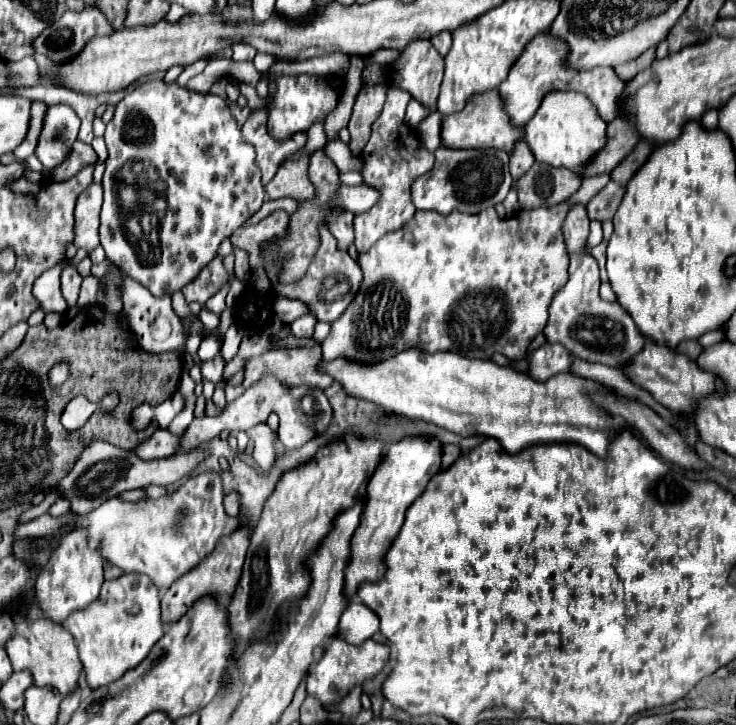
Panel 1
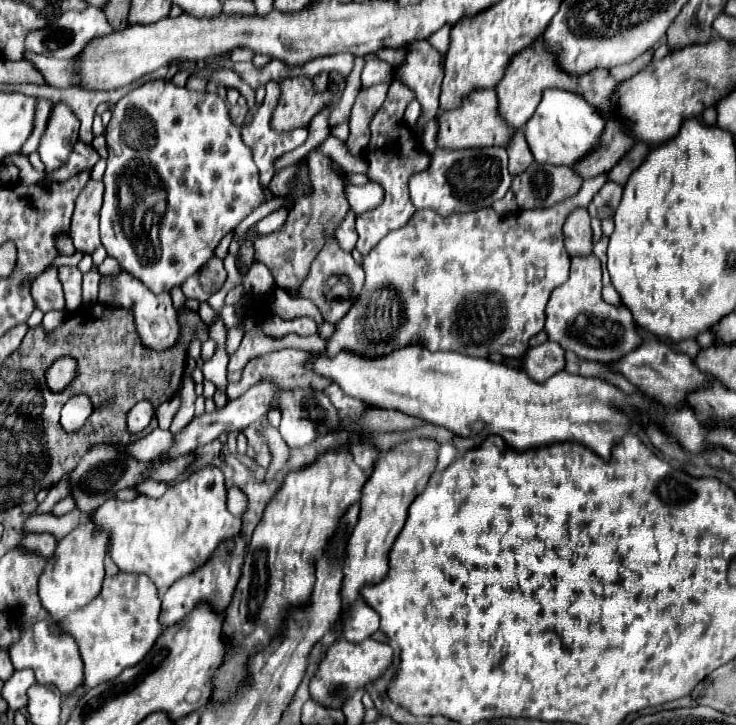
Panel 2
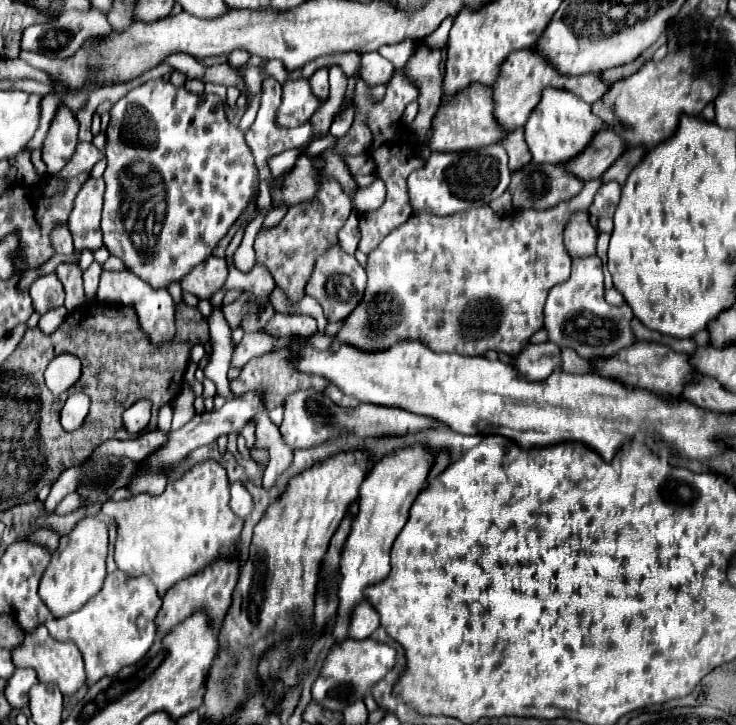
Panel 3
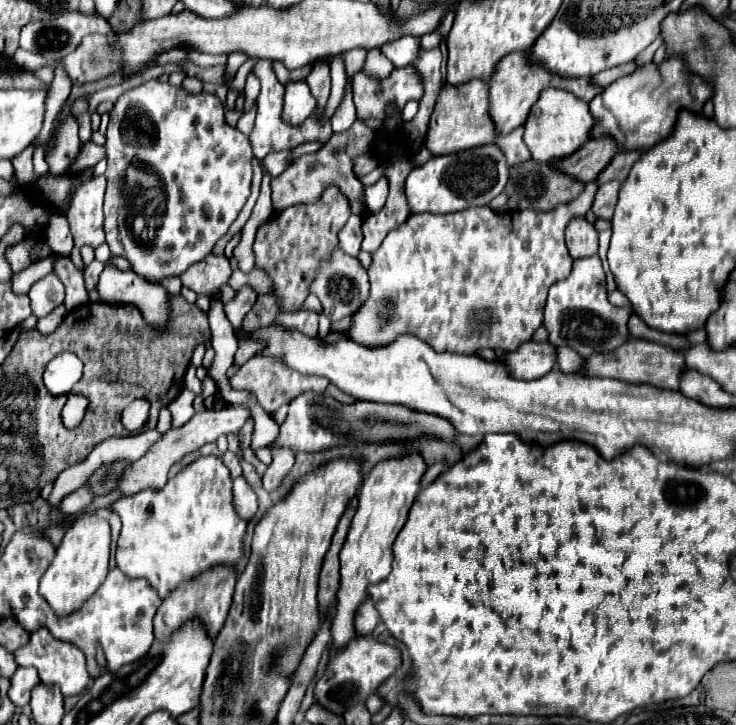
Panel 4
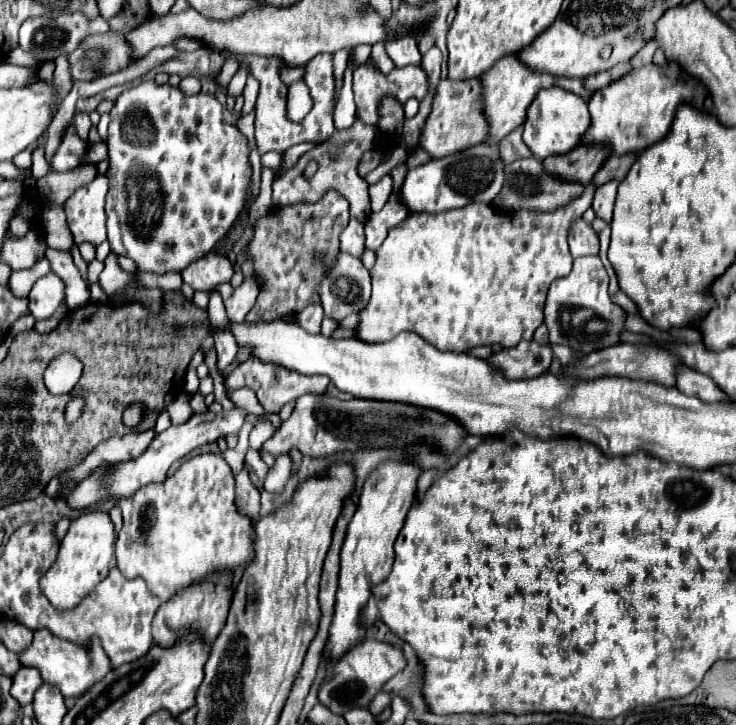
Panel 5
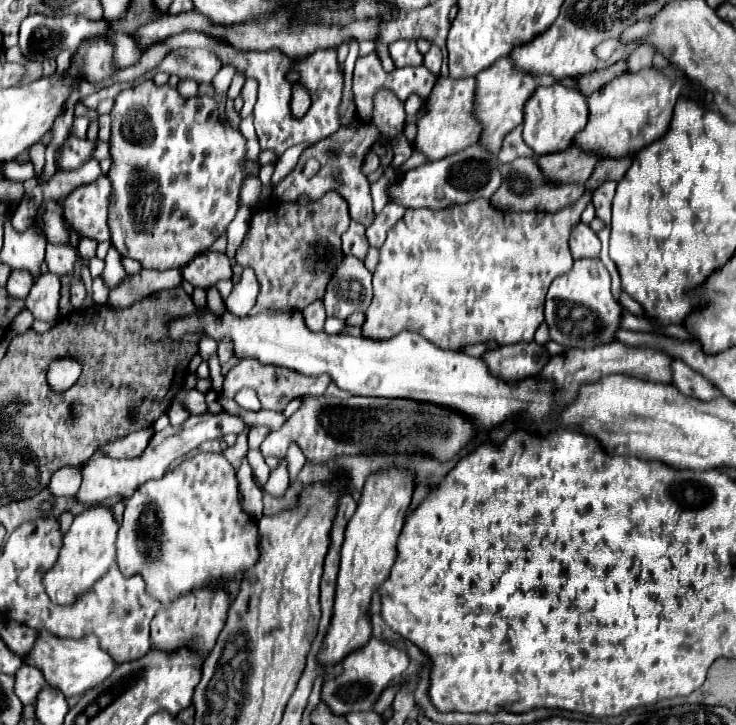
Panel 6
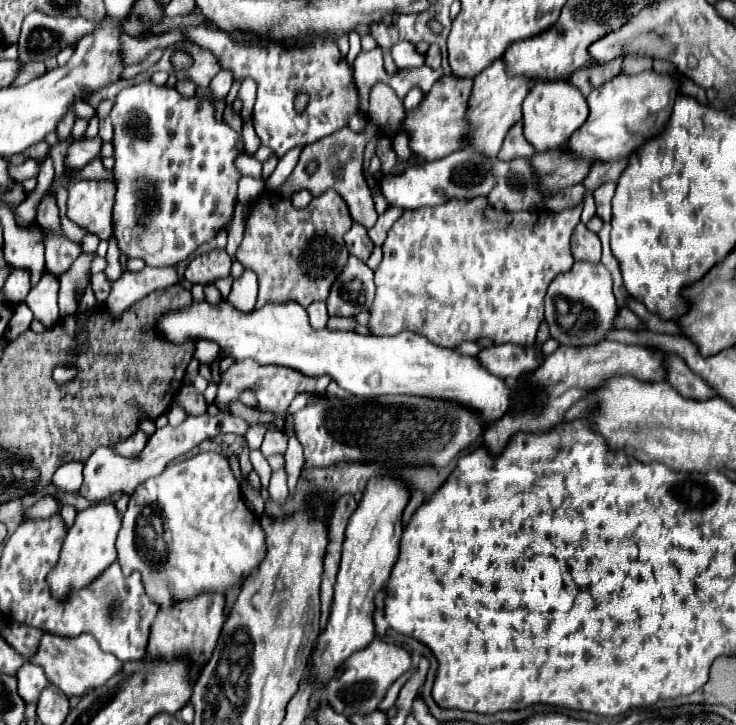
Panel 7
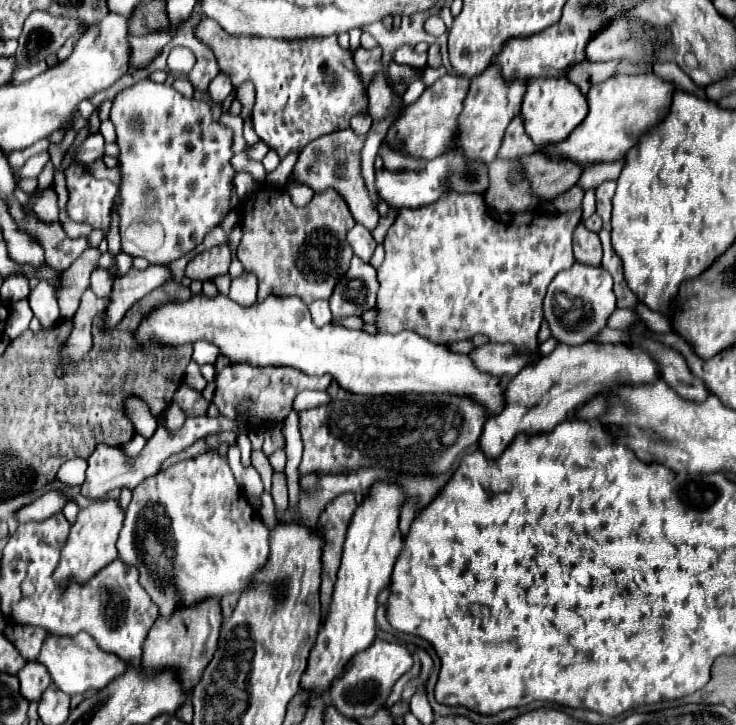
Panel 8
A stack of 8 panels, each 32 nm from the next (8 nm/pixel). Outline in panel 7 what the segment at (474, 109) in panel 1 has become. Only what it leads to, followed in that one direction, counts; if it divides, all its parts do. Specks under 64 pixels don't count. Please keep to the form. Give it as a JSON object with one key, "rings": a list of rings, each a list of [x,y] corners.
{"rings":[[[442,76],[436,84],[426,92],[420,104],[406,114],[400,124],[400,132],[408,136],[408,146],[414,156],[422,156],[424,160],[436,160],[448,156],[466,146],[466,122],[464,110],[468,104],[468,96],[472,90],[472,80],[458,78],[458,76]]]}

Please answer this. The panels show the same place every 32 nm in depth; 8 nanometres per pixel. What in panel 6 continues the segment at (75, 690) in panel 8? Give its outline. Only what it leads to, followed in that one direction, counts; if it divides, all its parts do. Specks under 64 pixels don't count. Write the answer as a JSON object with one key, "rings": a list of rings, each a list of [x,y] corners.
{"rings":[[[46,630],[40,632],[40,636],[36,640],[36,646],[24,658],[24,662],[32,664],[32,666],[38,666],[44,672],[44,678],[48,680],[48,684],[62,690],[62,694],[66,698],[82,696],[84,692],[96,688],[96,684],[102,684],[118,666],[116,660],[112,660],[112,656],[108,656],[108,652],[104,652],[98,646],[98,640],[94,636],[84,636],[80,640],[70,640],[70,638],[52,636]]]}

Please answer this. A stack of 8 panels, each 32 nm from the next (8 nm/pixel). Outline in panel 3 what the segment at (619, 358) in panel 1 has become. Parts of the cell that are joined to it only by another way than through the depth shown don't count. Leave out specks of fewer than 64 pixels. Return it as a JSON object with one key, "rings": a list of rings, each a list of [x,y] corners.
{"rings":[[[598,256],[572,260],[572,274],[566,282],[556,284],[544,308],[544,328],[550,334],[550,342],[576,350],[582,358],[592,360],[600,356],[614,356],[620,348],[634,342],[630,330],[632,310],[626,306],[612,306],[604,298],[604,274],[602,260]]]}

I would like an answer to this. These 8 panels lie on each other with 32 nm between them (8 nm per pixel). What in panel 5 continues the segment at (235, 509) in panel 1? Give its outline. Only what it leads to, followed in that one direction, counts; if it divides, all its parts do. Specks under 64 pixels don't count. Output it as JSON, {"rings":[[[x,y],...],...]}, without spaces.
{"rings":[[[244,466],[238,474],[236,474],[236,502],[240,512],[244,512],[244,516],[248,514],[252,520],[260,518],[260,492],[258,488],[252,484],[250,480],[250,470]]]}

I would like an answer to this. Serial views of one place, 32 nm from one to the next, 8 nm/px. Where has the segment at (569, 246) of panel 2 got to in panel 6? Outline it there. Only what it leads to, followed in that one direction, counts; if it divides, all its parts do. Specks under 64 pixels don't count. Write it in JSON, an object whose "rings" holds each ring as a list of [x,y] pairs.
{"rings":[[[576,224],[570,234],[570,250],[574,260],[580,258],[598,258],[600,256],[600,240],[596,232],[592,232],[586,224]]]}

